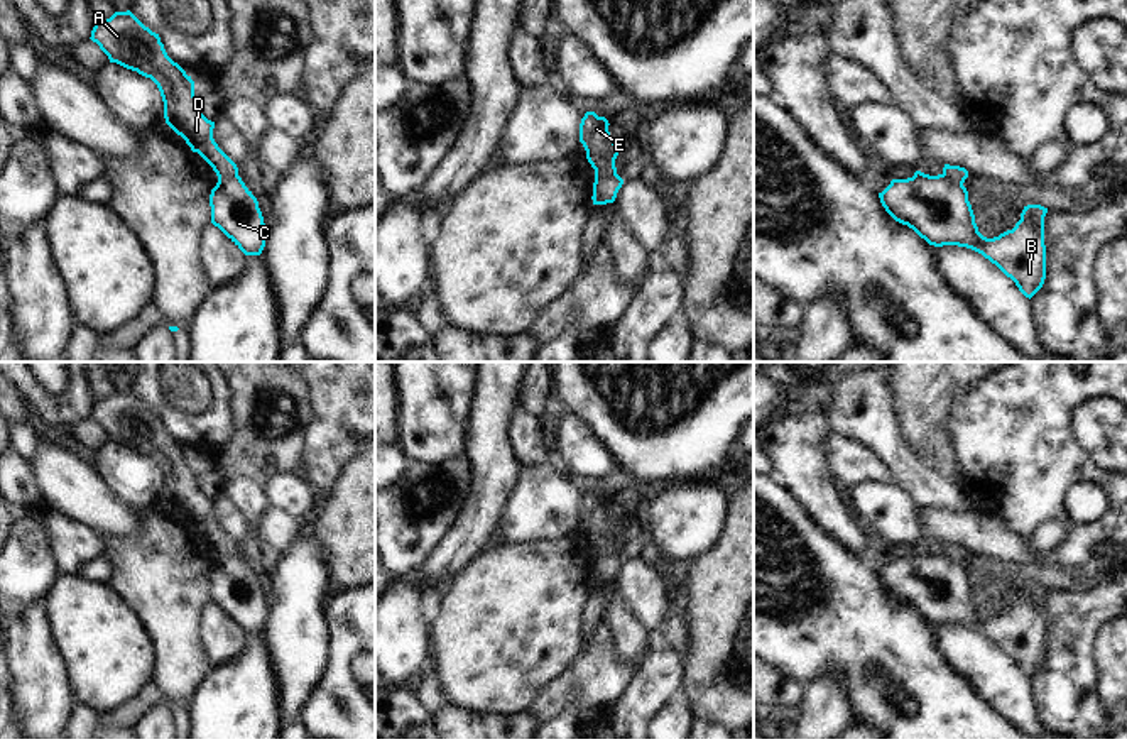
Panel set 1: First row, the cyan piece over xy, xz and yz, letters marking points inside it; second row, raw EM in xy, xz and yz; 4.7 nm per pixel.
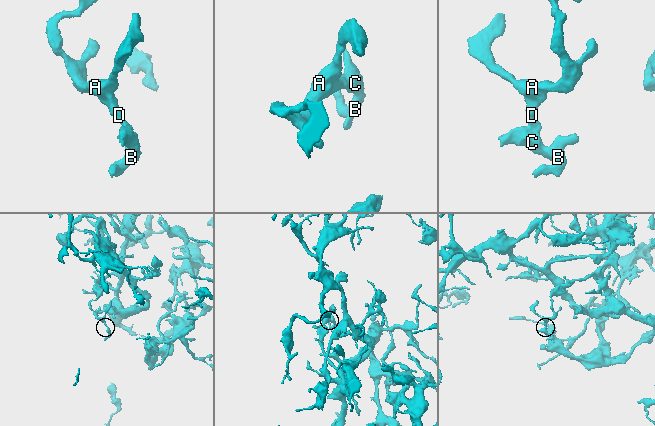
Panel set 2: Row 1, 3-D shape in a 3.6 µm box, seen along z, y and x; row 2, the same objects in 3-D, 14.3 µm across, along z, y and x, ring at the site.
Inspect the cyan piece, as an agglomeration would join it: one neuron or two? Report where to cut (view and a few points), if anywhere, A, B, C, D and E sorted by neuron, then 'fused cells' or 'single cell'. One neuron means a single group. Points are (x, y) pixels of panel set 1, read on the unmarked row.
cut xz (595, 547), (609, 547), (615, 552); groups A D / B C E; fused cells

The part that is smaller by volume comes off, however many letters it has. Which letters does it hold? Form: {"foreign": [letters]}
{"foreign": ["B", "C", "E"]}

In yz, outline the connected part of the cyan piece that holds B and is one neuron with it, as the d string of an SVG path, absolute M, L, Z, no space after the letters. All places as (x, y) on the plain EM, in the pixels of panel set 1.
M916 550L912 556L892 558L879 577L896 600L912 607L929 624L958 624L982 632L1029 678L1043 666L1048 587L1027 583L1012 609L987 617L978 610L966 567L943 553Z

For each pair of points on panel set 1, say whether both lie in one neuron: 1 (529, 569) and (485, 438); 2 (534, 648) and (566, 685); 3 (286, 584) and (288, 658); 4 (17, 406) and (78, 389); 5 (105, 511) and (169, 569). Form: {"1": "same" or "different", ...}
{"1": "different", "2": "different", "3": "same", "4": "different", "5": "different"}

